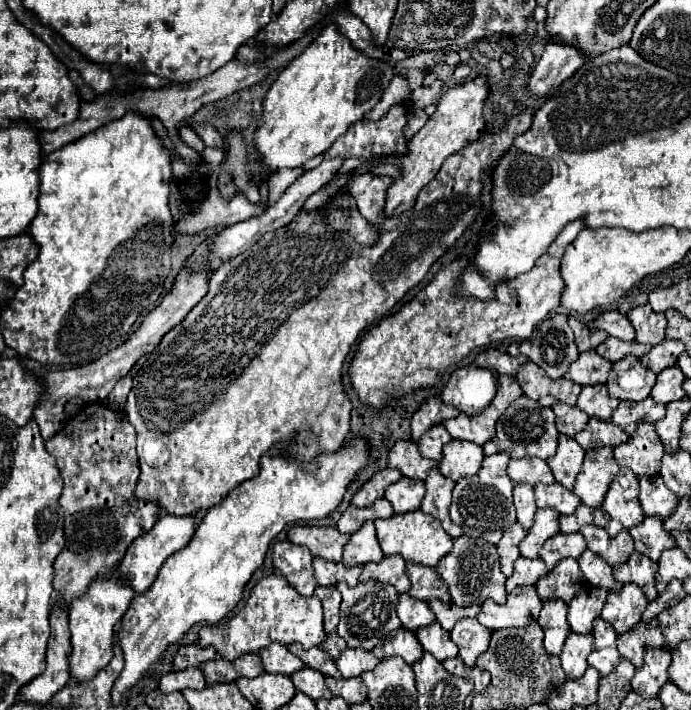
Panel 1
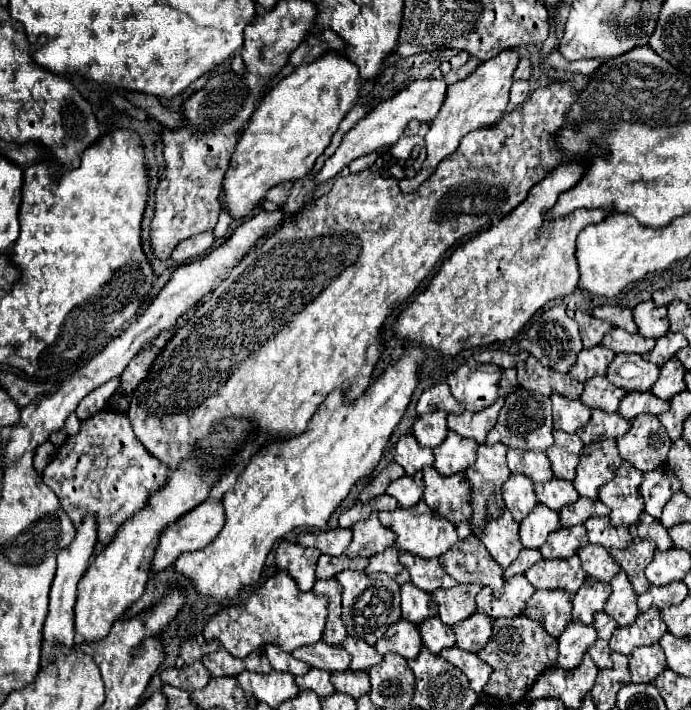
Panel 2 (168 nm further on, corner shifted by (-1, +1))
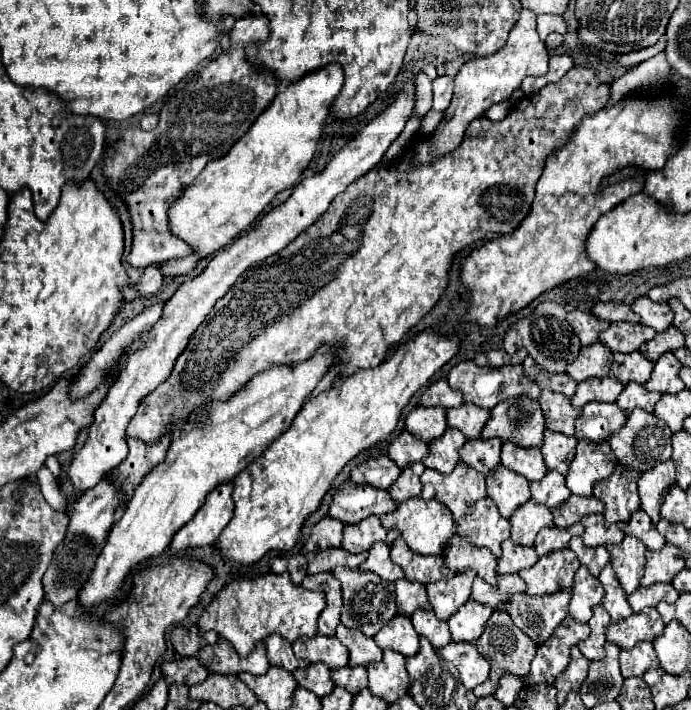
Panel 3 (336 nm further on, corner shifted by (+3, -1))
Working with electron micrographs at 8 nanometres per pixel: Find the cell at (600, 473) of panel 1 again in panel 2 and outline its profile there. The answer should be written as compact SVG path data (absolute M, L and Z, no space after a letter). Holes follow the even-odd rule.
M611 438L595 440L589 446L585 446L581 452L573 486L581 496L597 500L599 488L607 480L611 480L611 476L615 476L615 470L621 466L621 462L623 460L617 452L615 440Z

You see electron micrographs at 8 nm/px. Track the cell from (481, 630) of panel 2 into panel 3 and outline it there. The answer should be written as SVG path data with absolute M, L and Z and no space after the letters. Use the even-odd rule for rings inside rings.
M467 600L459 612L455 612L447 624L451 630L451 638L455 642L473 642L483 634L485 622L493 614L491 606L483 606L475 600Z

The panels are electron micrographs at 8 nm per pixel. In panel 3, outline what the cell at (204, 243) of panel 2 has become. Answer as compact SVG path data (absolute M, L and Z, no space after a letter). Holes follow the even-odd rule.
M149 266L149 268L143 270L143 274L141 274L137 284L127 286L127 290L123 290L125 302L131 302L131 300L141 298L141 296L151 296L159 288L161 288L161 270L157 266Z

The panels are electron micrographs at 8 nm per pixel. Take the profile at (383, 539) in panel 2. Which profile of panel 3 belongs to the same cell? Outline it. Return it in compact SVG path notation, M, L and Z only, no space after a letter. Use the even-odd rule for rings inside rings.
M369 516L363 522L347 524L343 528L343 550L347 552L365 552L371 548L371 544L383 540L387 544L393 544L399 538L399 530L385 530L379 522L379 516Z

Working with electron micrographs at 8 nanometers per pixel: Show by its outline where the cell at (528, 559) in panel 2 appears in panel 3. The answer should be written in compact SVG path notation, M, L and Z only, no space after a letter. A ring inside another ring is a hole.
M505 540L501 550L503 550L503 554L497 560L497 574L515 574L523 568L531 568L539 560L539 556L535 554L533 548L519 546L511 540Z

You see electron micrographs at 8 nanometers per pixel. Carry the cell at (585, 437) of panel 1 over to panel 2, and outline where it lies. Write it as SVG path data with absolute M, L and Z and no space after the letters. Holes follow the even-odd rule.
M593 410L591 420L587 426L579 428L577 436L583 440L583 444L591 444L601 438L619 438L629 430L629 422L623 420L617 412L609 414L603 410Z

